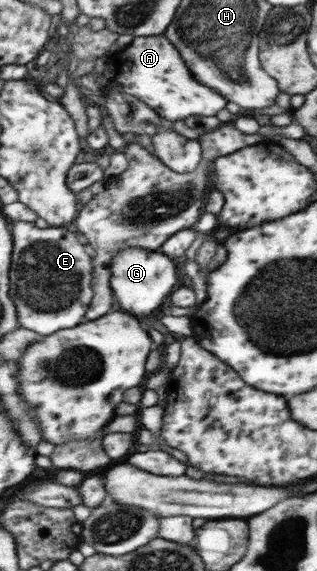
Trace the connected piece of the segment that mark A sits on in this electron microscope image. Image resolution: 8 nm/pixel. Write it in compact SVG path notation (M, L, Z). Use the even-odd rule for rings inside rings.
M144 36L133 37L129 45L121 50L111 52L105 65L99 74L99 92L105 97L109 90L115 90L119 94L129 94L141 102L145 102L155 114L159 114L165 120L179 122L187 116L215 116L223 106L225 100L209 90L209 84L201 86L201 80L193 76L193 68L185 62L185 56L179 58L177 50L169 44L168 37ZM187 68L189 72L187 72ZM195 80L199 82L195 82Z

